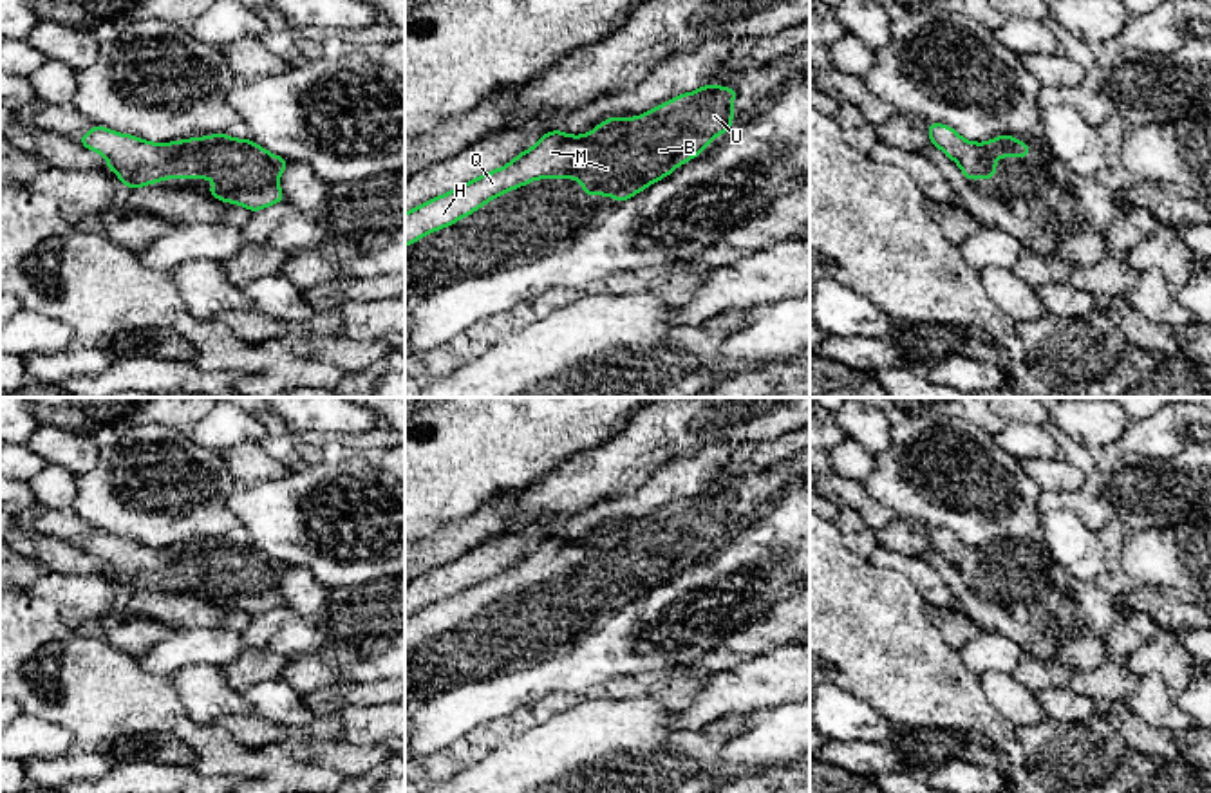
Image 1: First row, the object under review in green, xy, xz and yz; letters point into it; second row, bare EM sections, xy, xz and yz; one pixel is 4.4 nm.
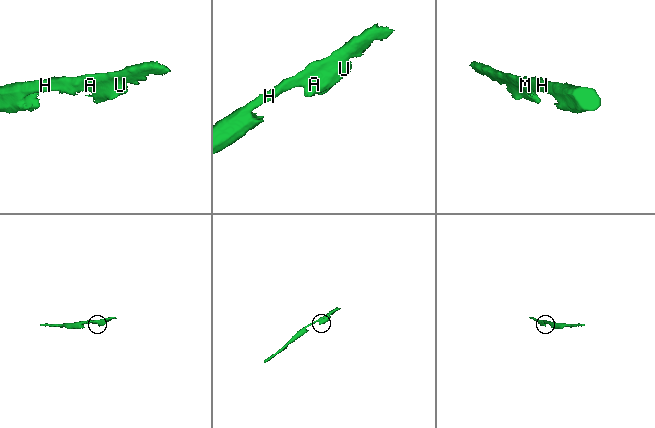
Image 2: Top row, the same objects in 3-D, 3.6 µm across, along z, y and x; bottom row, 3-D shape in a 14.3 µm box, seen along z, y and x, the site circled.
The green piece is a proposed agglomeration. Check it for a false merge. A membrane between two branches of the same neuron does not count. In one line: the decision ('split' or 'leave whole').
leave whole

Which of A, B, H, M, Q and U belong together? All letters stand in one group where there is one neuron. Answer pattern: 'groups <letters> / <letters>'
groups A B H M Q U

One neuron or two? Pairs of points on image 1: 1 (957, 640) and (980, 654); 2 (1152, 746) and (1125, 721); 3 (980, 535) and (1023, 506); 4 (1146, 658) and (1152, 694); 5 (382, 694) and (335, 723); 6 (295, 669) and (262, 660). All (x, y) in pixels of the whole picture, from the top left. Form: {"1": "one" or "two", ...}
{"1": "two", "2": "one", "3": "one", "4": "two", "5": "two", "6": "two"}

